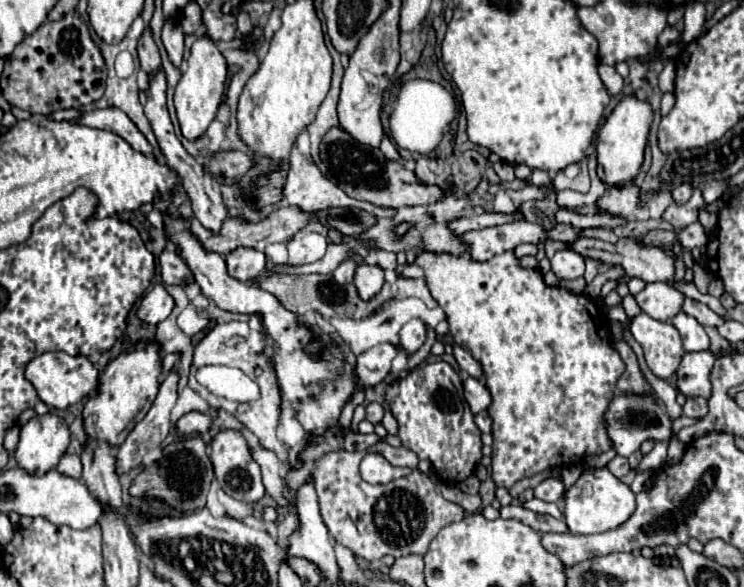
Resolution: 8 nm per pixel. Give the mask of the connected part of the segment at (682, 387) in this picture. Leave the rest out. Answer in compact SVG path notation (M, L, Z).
M725 350L713 352L687 352L677 368L677 392L685 398L697 398L697 396L711 396L711 368L719 356L725 356Z

